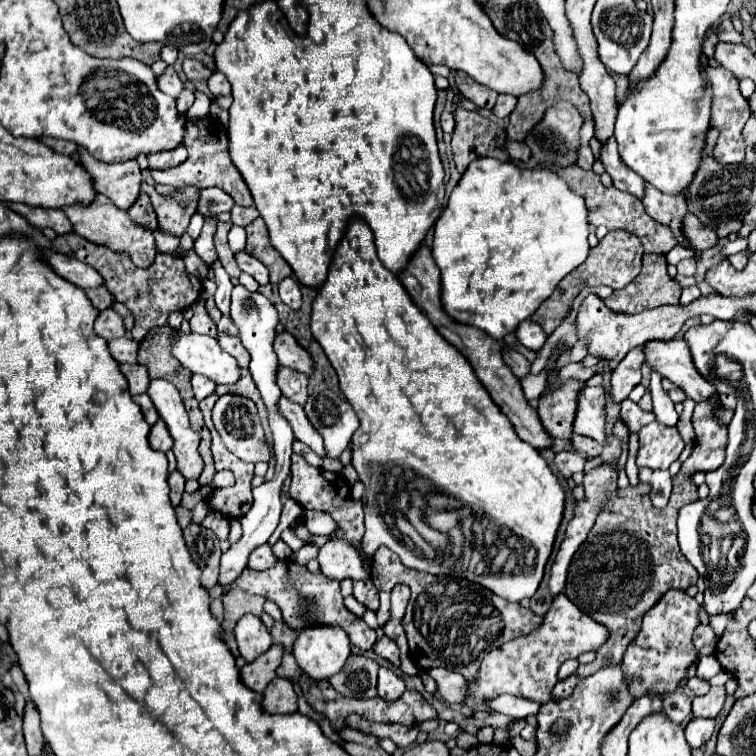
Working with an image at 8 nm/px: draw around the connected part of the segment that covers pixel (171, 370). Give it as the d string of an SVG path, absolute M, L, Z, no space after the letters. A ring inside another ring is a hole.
M169 325L151 329L149 335L139 343L139 359L137 359L137 361L149 369L149 377L151 377L151 379L167 379L169 383L173 383L173 385L179 389L181 399L183 399L183 403L185 403L185 409L187 409L187 413L189 413L189 417L191 417L191 427L193 427L193 431L197 431L199 437L201 437L199 453L201 453L201 457L203 457L203 461L205 461L205 467L203 467L203 473L201 473L201 477L199 477L199 483L201 483L201 485L209 485L211 479L213 479L213 475L215 475L213 457L211 457L211 451L209 451L209 447L211 447L211 433L209 433L209 429L207 429L207 425L205 425L205 421L203 421L203 413L201 413L201 409L199 409L199 401L193 397L193 391L191 391L191 375L193 375L193 373L187 371L187 369L171 355L171 335L173 335L173 329L171 329Z

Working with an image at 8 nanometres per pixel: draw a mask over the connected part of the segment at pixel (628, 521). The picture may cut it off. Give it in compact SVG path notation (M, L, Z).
M715 399L707 401L707 403L697 403L695 411L693 411L693 427L695 427L695 433L697 433L697 439L695 439L695 447L693 447L693 453L691 457L683 463L681 471L673 477L673 493L671 493L671 499L667 503L667 507L663 509L657 509L653 503L651 503L651 485L649 483L639 483L635 487L627 485L625 489L617 489L615 495L611 495L611 499L607 501L607 505L603 507L603 511L599 513L593 529L591 529L591 535L585 539L585 543L579 547L579 551L573 555L573 561L571 561L571 567L569 567L569 573L567 573L567 587L565 587L565 595L587 615L591 615L595 621L603 623L609 627L611 631L611 637L609 641L597 649L597 657L593 663L589 665L581 665L573 675L563 681L558 681L552 691L552 698L554 700L561 700L572 694L579 679L585 679L587 675L593 675L595 671L603 669L603 667L609 667L609 665L615 665L615 663L621 663L623 655L625 655L625 649L627 645L631 643L631 639L635 639L635 635L639 633L639 627L641 627L641 621L643 621L643 615L669 591L669 589L681 589L681 581L697 581L699 579L699 573L697 569L683 557L681 549L679 549L679 543L677 543L677 513L679 509L685 505L685 503L691 503L691 501L697 501L697 485L691 481L691 477L695 473L709 472L719 469L725 461L725 445L727 445L727 429L721 427L717 421L715 421Z

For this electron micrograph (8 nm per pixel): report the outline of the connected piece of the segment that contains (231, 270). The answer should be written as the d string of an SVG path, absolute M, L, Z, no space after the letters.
M219 221L219 223L217 223L215 249L217 249L219 261L223 263L223 269L225 269L233 279L237 279L237 277L241 275L241 271L239 271L239 267L237 267L237 263L235 263L235 255L233 255L233 253L231 253L231 249L229 249L229 243L227 243L227 233L229 233L229 229L231 229L231 227L233 227L233 223L231 223L231 221L227 221L227 223Z

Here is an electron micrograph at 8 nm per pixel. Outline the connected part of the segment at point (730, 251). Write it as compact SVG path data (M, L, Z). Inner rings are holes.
M739 237L739 239L735 239L735 241L729 241L721 251L723 251L723 255L735 255L735 253L741 253L741 251L745 251L747 249L747 237Z

